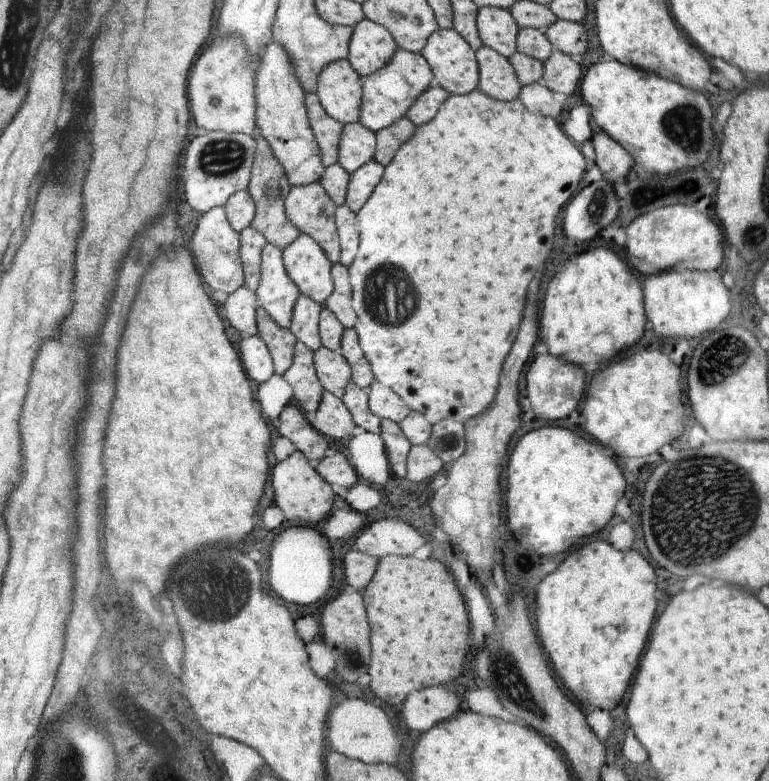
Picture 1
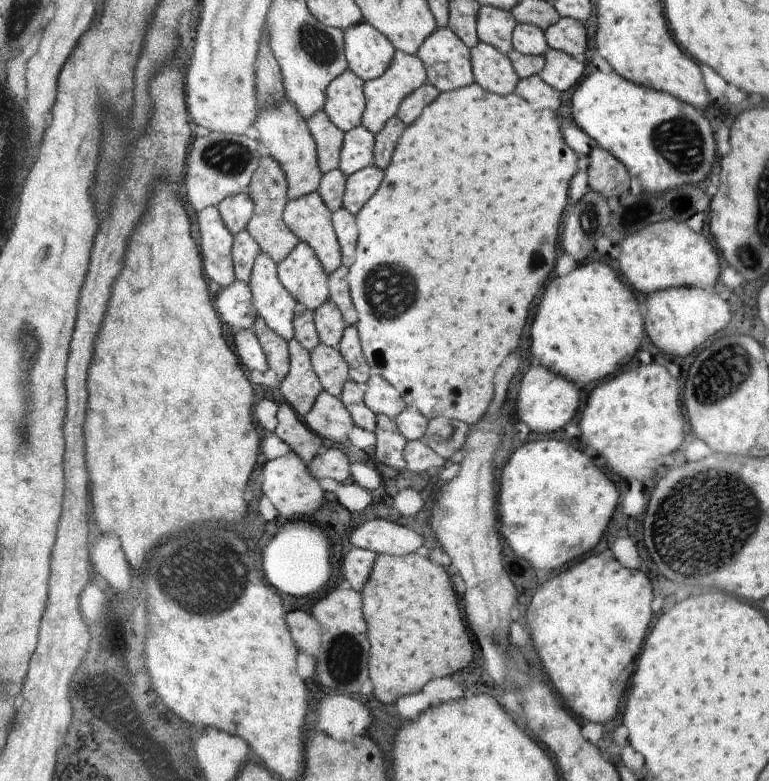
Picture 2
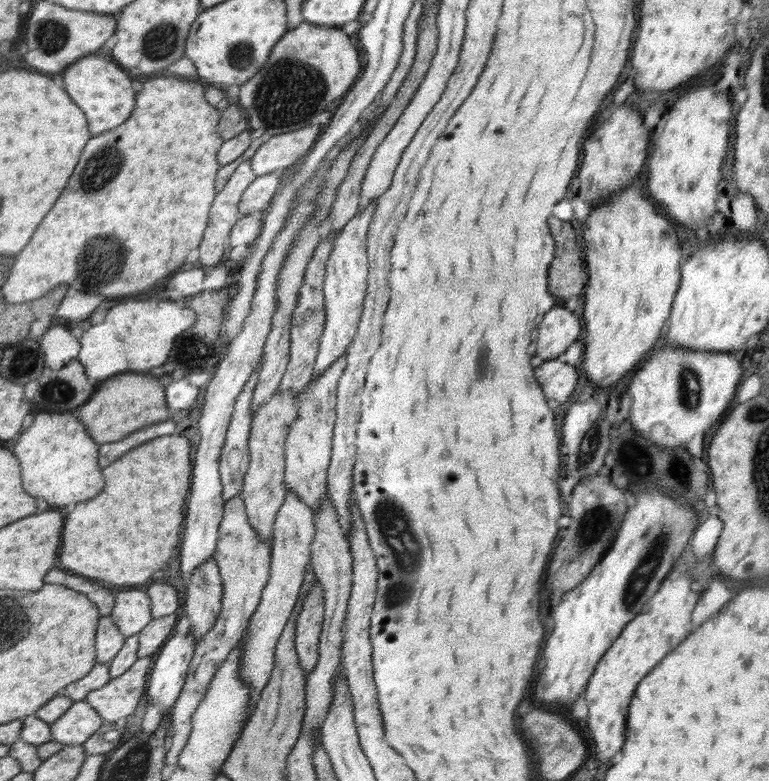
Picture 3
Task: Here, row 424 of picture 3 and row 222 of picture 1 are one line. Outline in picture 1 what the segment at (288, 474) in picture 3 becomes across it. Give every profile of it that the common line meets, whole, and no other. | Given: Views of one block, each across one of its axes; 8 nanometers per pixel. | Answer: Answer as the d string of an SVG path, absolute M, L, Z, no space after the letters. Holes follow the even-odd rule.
M320 182L291 187L283 204L290 222L292 222L301 233L310 236L310 238L318 242L332 264L338 263L341 248L334 218L336 206Z

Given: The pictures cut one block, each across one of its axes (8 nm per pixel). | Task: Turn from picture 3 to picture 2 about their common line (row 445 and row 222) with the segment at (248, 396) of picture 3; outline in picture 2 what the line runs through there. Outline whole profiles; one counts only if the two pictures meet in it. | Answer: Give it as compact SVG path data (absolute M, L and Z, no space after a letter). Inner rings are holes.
M240 193L224 198L216 208L222 217L224 226L234 236L247 228L254 214L255 204L248 193Z

